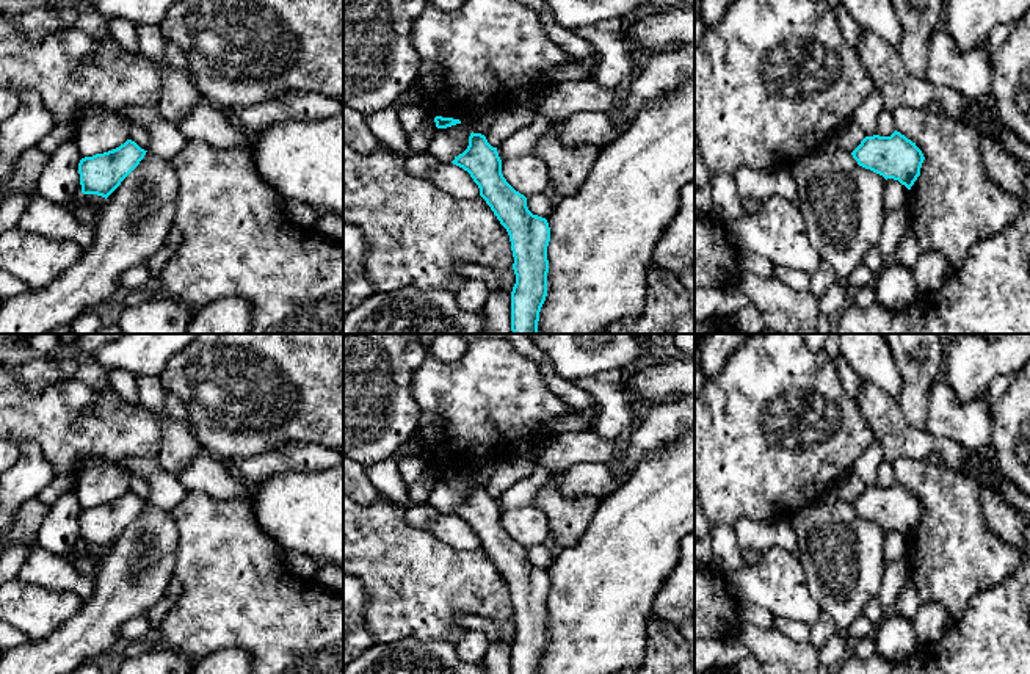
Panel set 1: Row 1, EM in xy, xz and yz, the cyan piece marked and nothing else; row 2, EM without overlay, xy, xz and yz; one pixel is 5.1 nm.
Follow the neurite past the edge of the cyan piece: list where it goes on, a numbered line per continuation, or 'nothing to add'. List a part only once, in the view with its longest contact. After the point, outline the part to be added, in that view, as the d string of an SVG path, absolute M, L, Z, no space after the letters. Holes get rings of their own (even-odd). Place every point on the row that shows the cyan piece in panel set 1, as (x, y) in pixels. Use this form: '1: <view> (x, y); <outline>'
nothing to add

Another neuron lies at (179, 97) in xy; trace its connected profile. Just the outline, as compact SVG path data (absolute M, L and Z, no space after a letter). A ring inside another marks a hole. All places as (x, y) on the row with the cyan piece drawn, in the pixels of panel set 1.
M136 24L135 30L141 53L157 61L163 71L158 110L166 121L179 125L196 105L204 103L204 99L193 83L169 63L160 27Z

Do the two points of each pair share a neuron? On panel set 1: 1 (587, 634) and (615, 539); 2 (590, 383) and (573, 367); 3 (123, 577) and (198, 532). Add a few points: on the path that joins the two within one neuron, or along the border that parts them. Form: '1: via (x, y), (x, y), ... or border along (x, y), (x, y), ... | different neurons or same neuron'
1: via (598, 610), (601, 591), (615, 571), (615, 563) | same neuron
2: border along (621, 369), (579, 376), (573, 381) | different neurons
3: border along (170, 513), (177, 530), (174, 577) | different neurons

